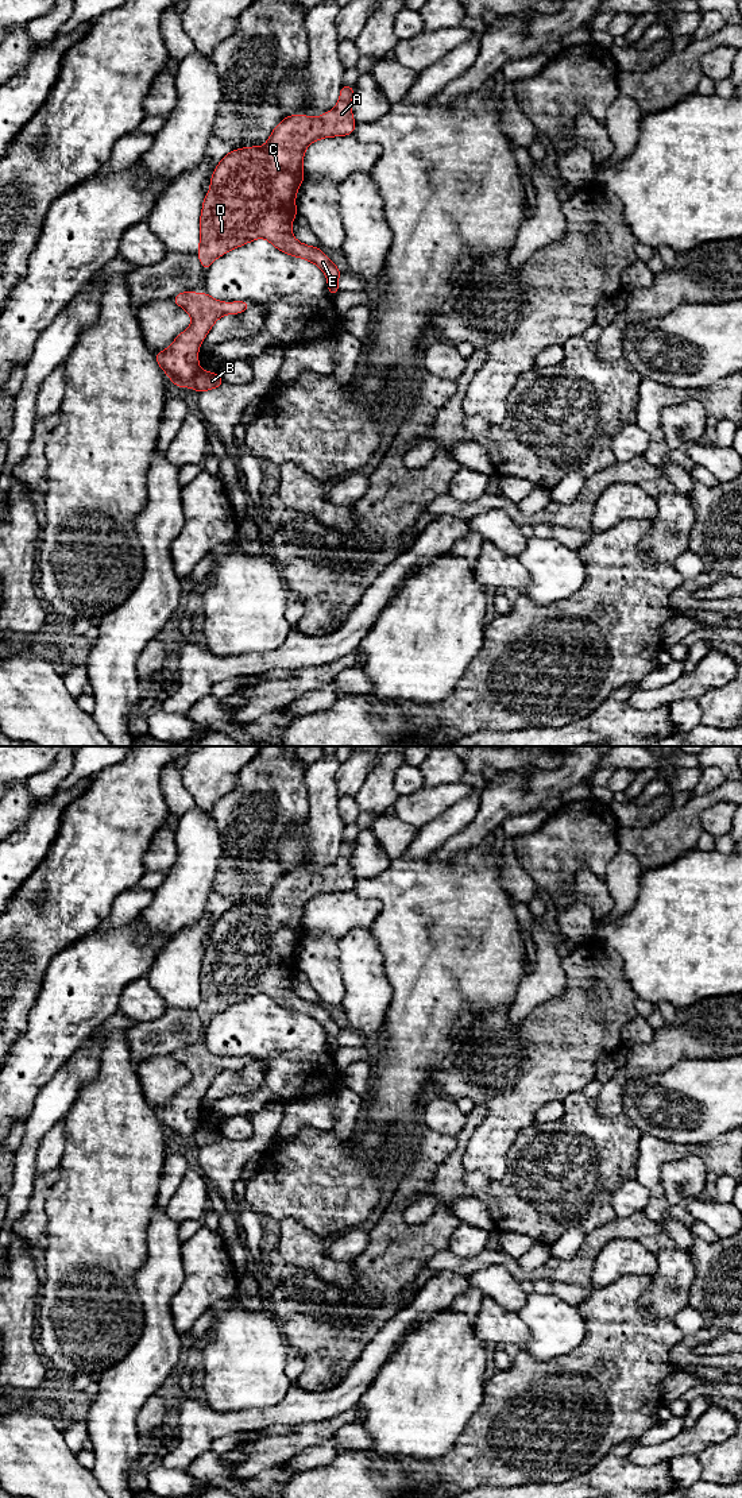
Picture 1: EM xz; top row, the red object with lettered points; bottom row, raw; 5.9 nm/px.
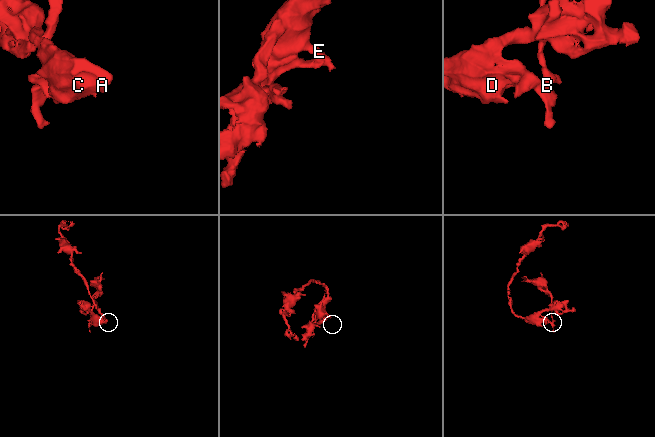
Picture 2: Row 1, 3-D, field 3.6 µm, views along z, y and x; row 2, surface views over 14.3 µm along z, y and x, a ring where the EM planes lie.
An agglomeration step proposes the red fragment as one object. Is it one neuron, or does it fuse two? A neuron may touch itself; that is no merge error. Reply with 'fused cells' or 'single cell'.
fused cells

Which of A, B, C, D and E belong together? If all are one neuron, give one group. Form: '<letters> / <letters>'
A C D E / B

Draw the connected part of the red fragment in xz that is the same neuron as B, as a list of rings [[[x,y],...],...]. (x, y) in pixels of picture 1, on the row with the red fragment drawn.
[[[198,368],[196,372],[194,382],[193,382],[193,389],[197,393],[202,393],[210,389],[220,387],[223,383],[224,381],[220,377],[220,374],[208,372],[202,368]]]

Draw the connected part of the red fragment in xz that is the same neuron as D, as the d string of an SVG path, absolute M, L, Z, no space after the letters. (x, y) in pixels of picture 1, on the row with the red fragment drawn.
M340 86L337 105L322 116L310 117L291 115L273 130L263 147L244 147L228 152L216 166L210 178L210 189L202 202L200 217L200 247L197 256L206 271L212 262L229 250L264 238L279 251L304 258L318 266L328 281L331 296L340 293L337 287L340 270L337 265L318 248L299 243L291 233L291 221L298 216L295 194L305 175L302 161L306 147L322 138L345 136L355 131L356 123L351 111L355 86Z

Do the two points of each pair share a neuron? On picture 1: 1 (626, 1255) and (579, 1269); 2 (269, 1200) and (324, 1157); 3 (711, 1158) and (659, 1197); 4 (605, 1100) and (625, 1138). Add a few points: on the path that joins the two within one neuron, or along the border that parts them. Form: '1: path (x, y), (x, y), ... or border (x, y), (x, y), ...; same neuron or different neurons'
1: border (613, 1239), (595, 1259), (591, 1273), (592, 1288); different neurons
2: path (282, 1188), (298, 1177), (304, 1177), (310, 1170); same neuron
3: path (688, 1150), (667, 1151), (653, 1165), (653, 1174); same neuron
4: border (595, 1099), (596, 1108), (602, 1115), (621, 1114); different neurons

